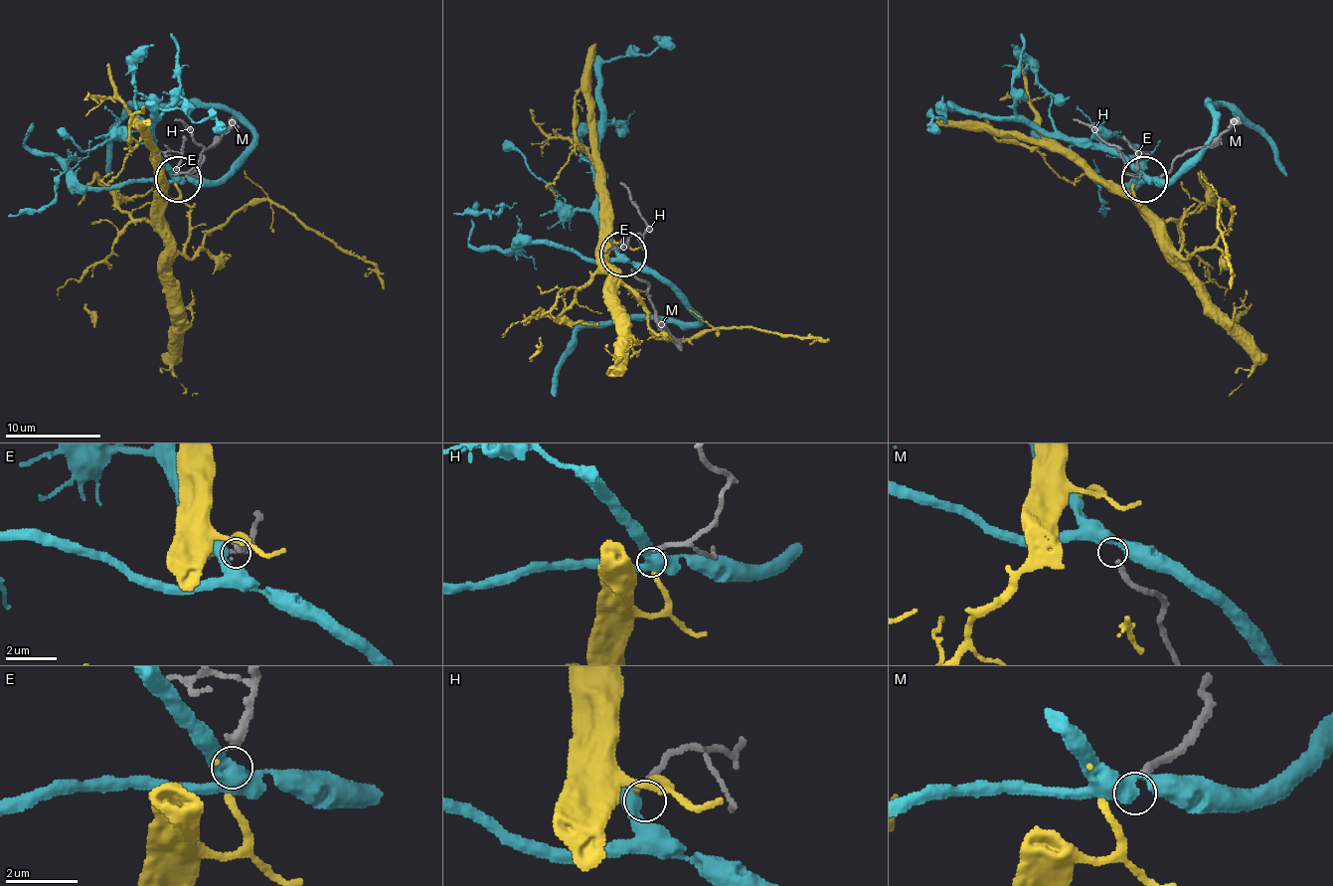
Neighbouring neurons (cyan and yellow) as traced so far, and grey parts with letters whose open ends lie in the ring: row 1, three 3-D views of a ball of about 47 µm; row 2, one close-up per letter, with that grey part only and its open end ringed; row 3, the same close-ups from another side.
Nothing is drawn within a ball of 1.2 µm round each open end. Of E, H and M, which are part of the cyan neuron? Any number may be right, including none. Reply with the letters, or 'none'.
none

